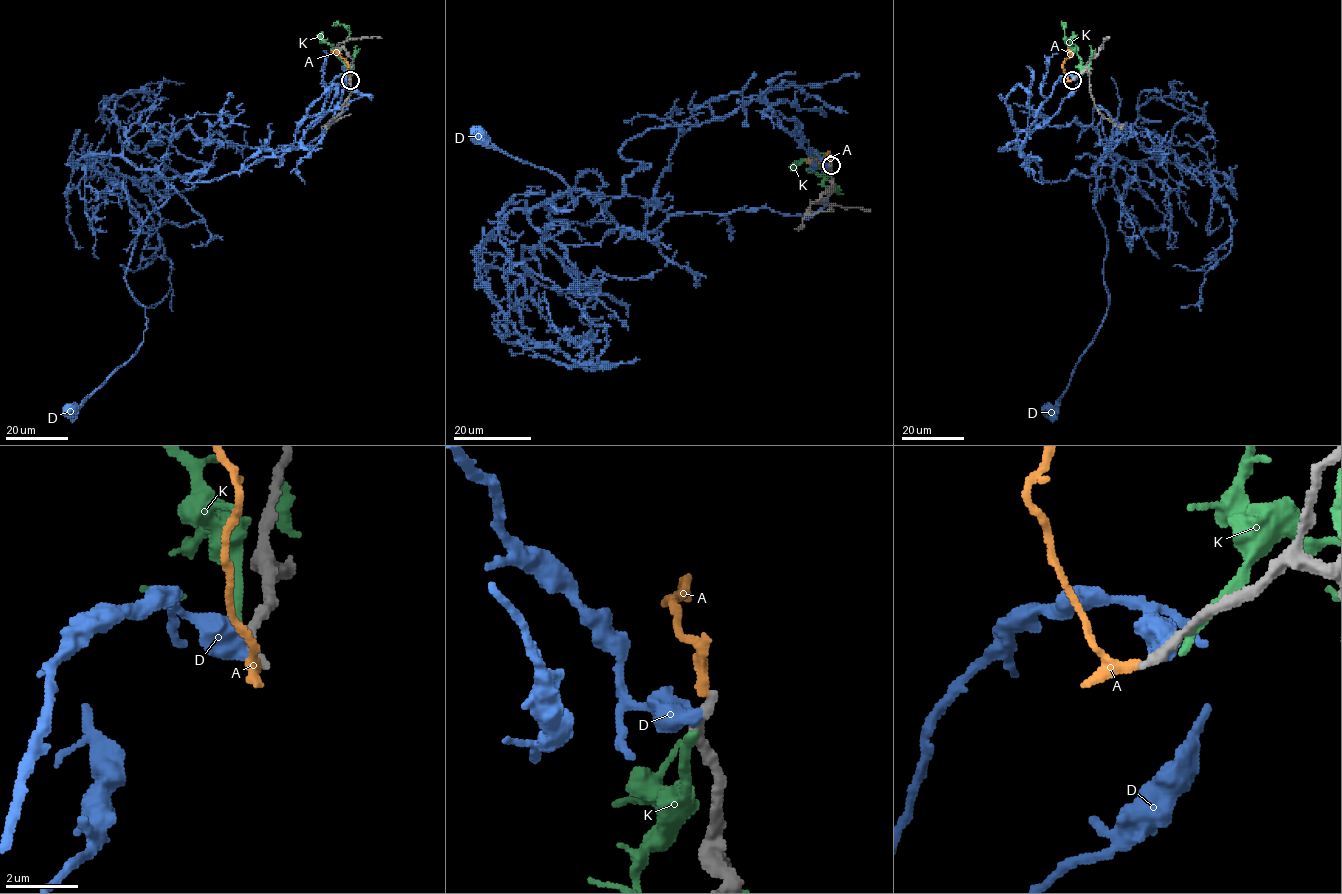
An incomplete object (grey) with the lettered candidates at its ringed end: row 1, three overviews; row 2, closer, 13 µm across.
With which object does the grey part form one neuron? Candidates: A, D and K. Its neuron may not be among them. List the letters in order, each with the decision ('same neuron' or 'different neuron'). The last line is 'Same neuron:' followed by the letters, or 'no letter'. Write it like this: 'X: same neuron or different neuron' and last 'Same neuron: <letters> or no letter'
A: different neuron
D: different neuron
K: different neuron
Same neuron: no letter

